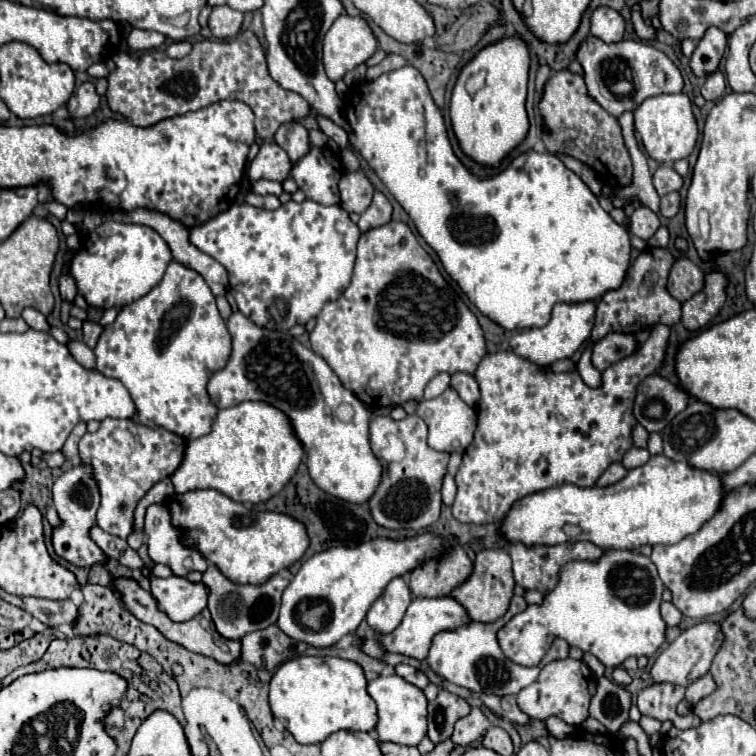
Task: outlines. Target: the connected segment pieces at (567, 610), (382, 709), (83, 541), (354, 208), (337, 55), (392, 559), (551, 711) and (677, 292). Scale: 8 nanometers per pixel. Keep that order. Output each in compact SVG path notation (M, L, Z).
M606 550L596 562L568 562L560 572L558 586L546 594L544 604L530 604L498 632L500 648L520 666L538 666L554 638L564 638L570 646L576 646L582 652L592 652L608 668L618 668L630 656L650 658L666 640L666 622L660 616L662 590L664 584L652 560L632 550Z
M398 674L378 676L368 684L368 694L378 704L376 732L380 742L396 742L404 746L418 746L428 732L428 700L420 688L406 682Z
M78 464L64 472L52 486L52 500L60 518L60 526L52 528L54 552L66 562L80 568L108 564L108 556L90 538L90 528L96 524L96 510L100 504L100 492L96 488L96 480L92 478L92 468L88 468L86 464Z
M362 170L346 172L342 176L338 188L340 188L340 204L346 212L362 214L372 202L374 188L372 188L372 184L368 182L368 178L364 176Z
M342 14L326 32L322 42L322 62L326 76L336 82L376 52L376 38L366 20Z
M424 532L404 540L374 538L358 546L336 546L318 552L300 566L294 580L284 590L278 626L284 634L306 642L308 646L334 646L342 636L356 632L360 622L366 618L368 608L384 594L392 578L416 570L426 560L440 562L456 542L458 538L454 534L438 536Z
M568 658L546 664L536 682L524 688L516 700L520 710L532 720L546 722L550 716L558 716L566 724L580 726L588 718L588 700L592 698L592 692L596 692L596 676L592 676L590 668L582 660Z
M688 258L676 260L668 278L668 292L676 300L686 302L694 294L698 294L702 288L704 288L704 272Z

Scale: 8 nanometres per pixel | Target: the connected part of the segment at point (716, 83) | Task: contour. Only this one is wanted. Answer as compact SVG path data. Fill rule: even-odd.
M714 72L706 78L706 84L702 86L700 92L706 100L718 100L718 98L722 98L724 90L726 90L726 80L724 80L722 72Z

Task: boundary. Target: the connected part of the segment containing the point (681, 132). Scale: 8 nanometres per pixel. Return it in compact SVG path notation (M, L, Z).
M678 92L678 94L660 94L654 98L644 100L634 110L634 124L642 138L642 144L650 158L660 164L672 164L680 158L688 158L698 140L698 122L692 112L692 100Z

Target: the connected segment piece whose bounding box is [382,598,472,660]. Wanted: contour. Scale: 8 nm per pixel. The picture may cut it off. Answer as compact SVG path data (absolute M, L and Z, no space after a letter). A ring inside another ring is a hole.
M414 598L412 604L408 606L400 626L392 634L382 636L382 646L388 652L398 652L398 654L404 654L404 656L412 656L416 660L424 660L428 656L432 638L438 632L456 630L456 628L466 626L470 622L472 620L468 616L468 610L460 602L456 602L454 598Z

